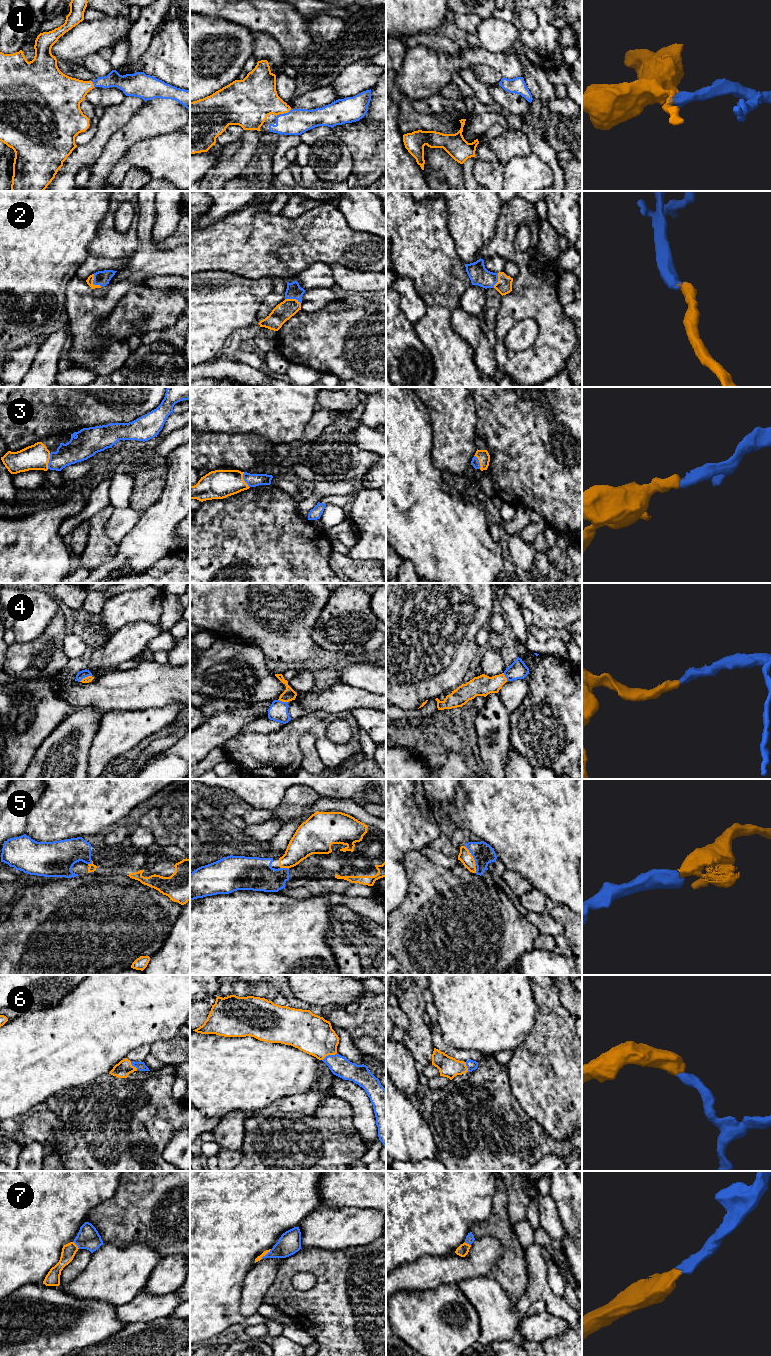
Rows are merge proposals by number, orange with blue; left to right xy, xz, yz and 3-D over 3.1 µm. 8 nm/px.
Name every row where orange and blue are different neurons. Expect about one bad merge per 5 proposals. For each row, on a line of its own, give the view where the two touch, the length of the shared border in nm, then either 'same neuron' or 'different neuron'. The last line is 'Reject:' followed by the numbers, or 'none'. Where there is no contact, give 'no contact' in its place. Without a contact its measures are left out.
1: meets orange in xz; contact 130 nm long; same neuron
2: meets orange in xy; contact 120 nm long; same neuron
3: meets orange in xy; contact 130 nm long; same neuron
4: meets orange in xy; contact 120 nm long; same neuron
5: meets orange in yz; contact 110 nm long; same neuron
6: meets orange in xz; contact 130 nm long; same neuron
7: meets orange in xz; contact 120 nm long; same neuron
Reject: none

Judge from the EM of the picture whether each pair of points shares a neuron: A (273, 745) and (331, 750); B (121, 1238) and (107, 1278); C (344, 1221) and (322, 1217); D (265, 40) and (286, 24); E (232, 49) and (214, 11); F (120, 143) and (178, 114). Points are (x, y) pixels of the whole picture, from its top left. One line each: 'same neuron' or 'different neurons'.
A: same neuron
B: different neurons
C: same neuron
D: different neurons
E: different neurons
F: same neuron

